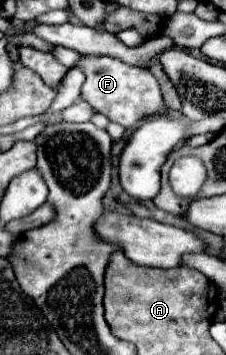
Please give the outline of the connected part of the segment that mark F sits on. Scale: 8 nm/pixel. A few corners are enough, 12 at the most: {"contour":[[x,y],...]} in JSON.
{"contour":[[82,57],[84,101],[126,129],[168,111],[148,69]]}

